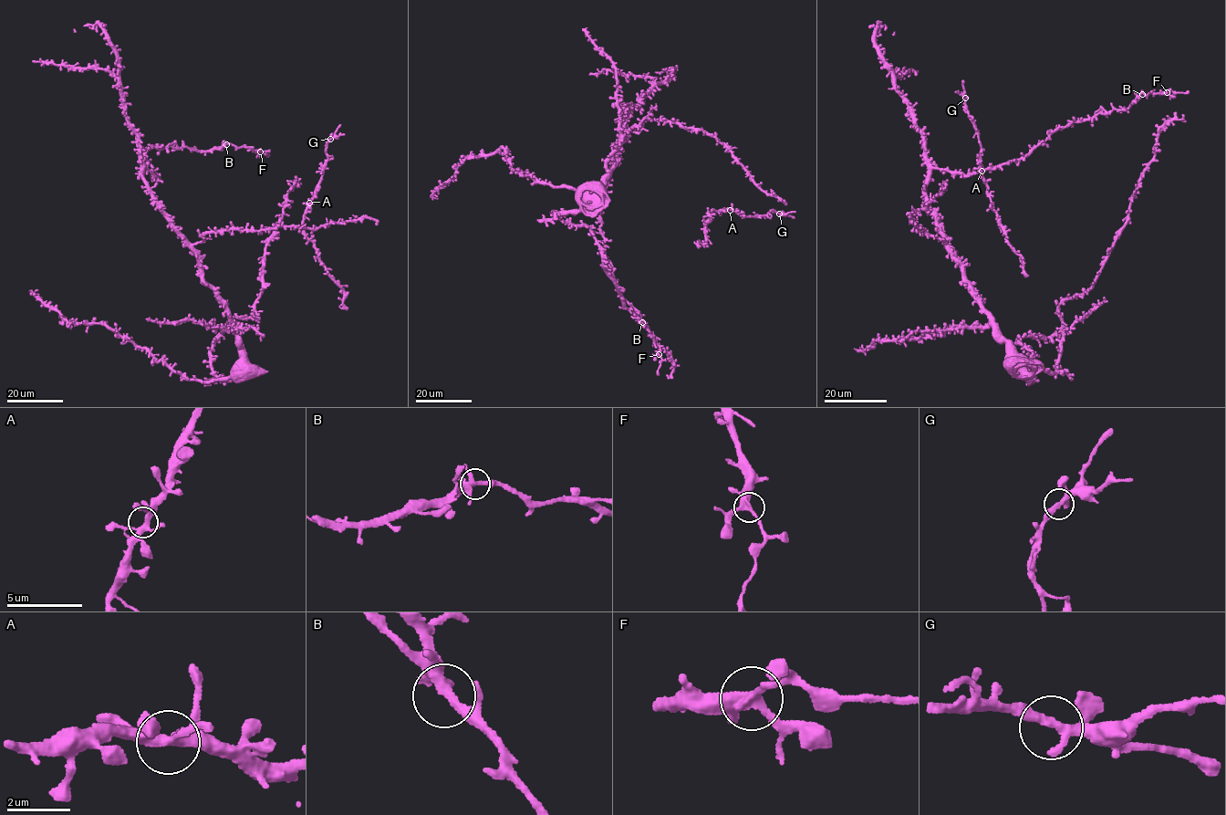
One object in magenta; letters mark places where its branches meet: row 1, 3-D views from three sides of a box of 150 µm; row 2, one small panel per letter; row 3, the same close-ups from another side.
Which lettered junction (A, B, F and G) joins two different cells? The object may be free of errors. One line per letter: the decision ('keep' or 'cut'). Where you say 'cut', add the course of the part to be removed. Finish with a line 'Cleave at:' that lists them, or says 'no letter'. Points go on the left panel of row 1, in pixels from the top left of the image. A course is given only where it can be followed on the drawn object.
A: keep
B: keep
F: cut
G: keep
Cleave at: F

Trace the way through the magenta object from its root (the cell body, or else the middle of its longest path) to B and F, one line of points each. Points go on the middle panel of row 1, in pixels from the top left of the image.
B: (584, 187), (598, 186), (618, 163), (625, 106), (625, 138), (598, 214), (611, 276), (642, 322)
F: (584, 187), (598, 186), (618, 163), (625, 106), (600, 231), (611, 276), (659, 354)

